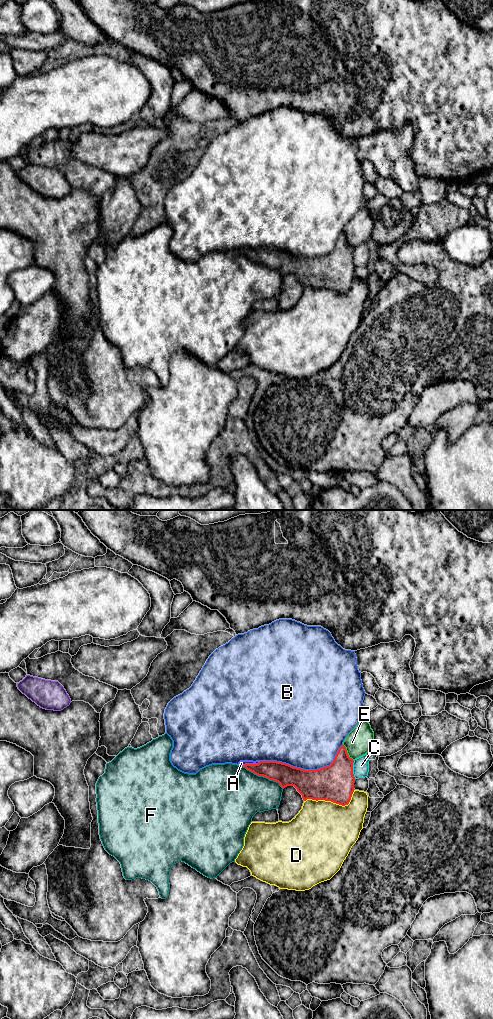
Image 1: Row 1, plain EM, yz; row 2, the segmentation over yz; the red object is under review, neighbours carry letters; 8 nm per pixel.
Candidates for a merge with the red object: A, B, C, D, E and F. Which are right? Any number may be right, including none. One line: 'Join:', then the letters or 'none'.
Join: A

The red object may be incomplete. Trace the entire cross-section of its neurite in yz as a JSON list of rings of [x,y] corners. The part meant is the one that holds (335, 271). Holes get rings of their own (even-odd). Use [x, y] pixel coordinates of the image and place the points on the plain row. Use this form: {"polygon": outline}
{"polygon": [[[342,233],[334,249],[317,258],[304,258],[277,249],[240,249],[238,253],[278,270],[283,277],[294,274],[304,289],[325,288],[345,294],[349,292],[355,278],[353,251],[354,248]]]}

